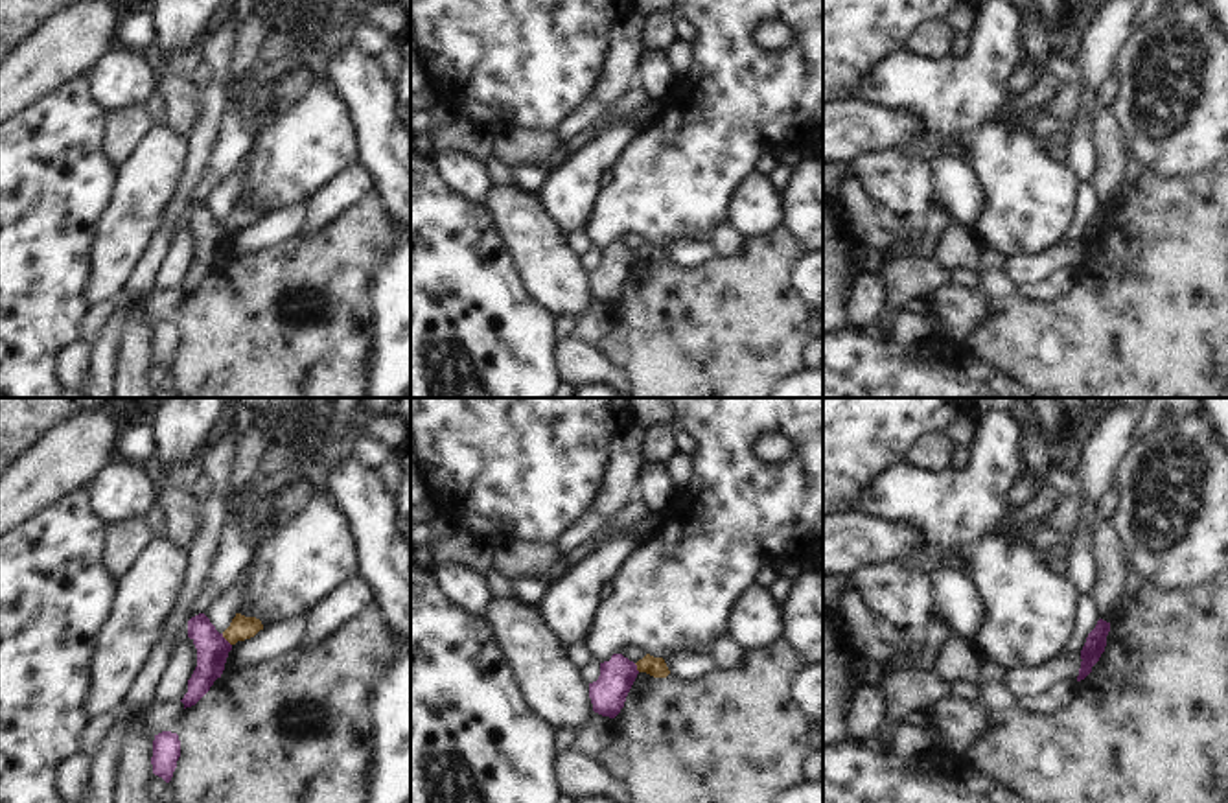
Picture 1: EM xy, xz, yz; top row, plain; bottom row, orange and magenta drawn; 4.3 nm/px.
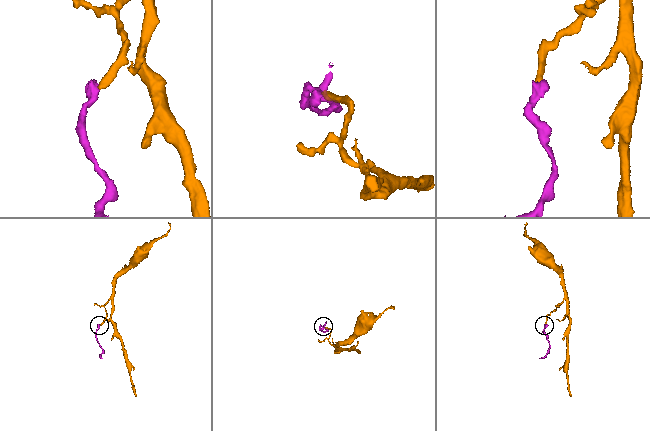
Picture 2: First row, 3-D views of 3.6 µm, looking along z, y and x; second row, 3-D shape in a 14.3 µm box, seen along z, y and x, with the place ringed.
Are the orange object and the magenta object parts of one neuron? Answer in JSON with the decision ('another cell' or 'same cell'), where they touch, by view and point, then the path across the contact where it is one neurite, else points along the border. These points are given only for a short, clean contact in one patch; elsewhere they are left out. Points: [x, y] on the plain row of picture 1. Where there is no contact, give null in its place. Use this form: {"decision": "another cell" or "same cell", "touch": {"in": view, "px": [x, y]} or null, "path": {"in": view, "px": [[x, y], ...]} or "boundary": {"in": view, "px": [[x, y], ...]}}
{"decision": "another cell", "touch": {"in": "xy", "px": [225, 225]}, "boundary": {"in": "xy", "px": [[221, 221], [231, 232]]}}

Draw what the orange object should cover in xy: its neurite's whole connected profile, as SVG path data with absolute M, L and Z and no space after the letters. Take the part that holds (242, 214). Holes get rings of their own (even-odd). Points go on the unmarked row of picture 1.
M236 201L230 214L223 219L223 225L230 232L236 232L237 228L254 225L260 217L263 217L263 212L260 206Z

